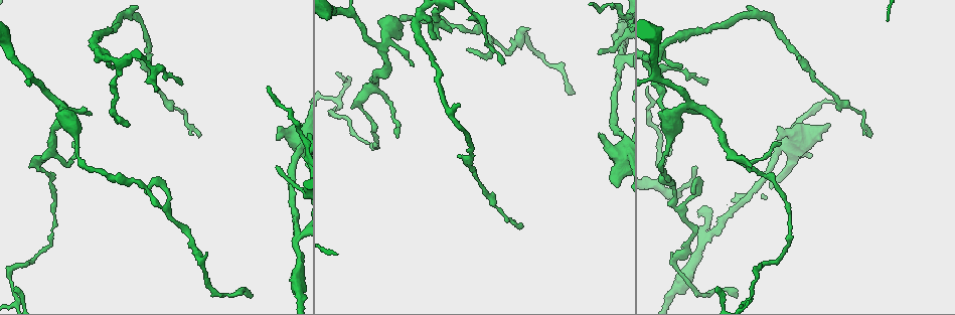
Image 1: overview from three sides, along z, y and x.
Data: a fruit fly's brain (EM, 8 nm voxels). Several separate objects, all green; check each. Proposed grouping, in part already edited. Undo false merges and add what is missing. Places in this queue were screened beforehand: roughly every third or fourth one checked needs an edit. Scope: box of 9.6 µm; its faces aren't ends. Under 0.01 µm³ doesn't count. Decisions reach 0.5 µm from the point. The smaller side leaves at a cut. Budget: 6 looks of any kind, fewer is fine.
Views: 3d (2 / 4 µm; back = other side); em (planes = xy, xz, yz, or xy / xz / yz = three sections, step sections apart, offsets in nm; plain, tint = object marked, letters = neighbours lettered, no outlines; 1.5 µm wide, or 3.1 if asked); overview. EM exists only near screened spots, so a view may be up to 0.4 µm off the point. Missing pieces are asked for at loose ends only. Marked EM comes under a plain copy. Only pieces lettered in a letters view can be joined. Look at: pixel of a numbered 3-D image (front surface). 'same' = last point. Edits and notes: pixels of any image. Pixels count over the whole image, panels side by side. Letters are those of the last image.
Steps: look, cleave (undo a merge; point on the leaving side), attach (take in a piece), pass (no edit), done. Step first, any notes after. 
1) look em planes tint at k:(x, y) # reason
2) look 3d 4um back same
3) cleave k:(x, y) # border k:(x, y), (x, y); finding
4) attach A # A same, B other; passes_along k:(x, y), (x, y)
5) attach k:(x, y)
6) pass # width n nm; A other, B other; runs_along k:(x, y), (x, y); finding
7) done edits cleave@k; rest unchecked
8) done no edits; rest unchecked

look em planes letters at 1:(145, 193) # thin end

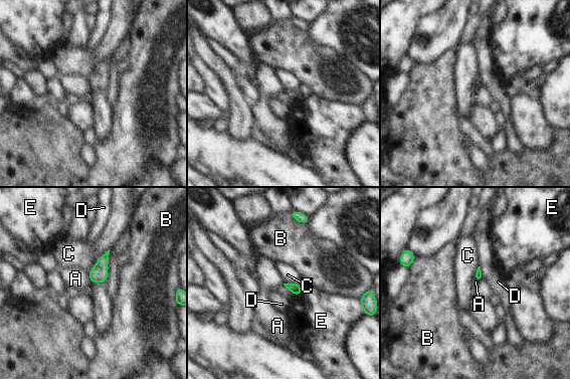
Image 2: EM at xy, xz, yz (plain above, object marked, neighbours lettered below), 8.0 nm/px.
pass # A other, B other, C other, D other, E other; border 2:(110, 249), (99, 257), (87, 272); none of them fits

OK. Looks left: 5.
look em xy step 8 tint at 1:(779, 145) # tapers out

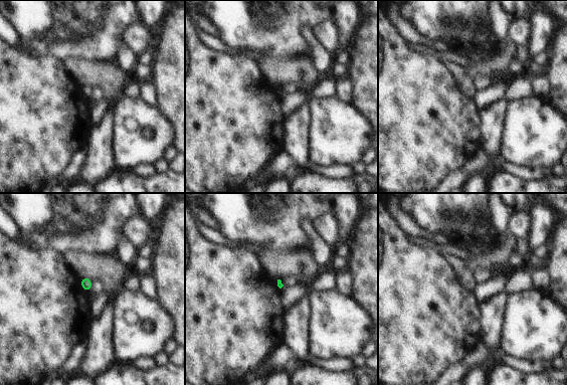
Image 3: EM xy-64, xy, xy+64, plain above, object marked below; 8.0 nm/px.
look em planes tint same # cut it another way

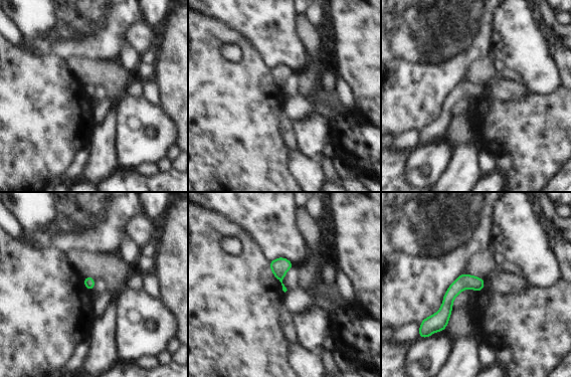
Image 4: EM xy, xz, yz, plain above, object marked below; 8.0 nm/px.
look em planes letters same # see the neighbours

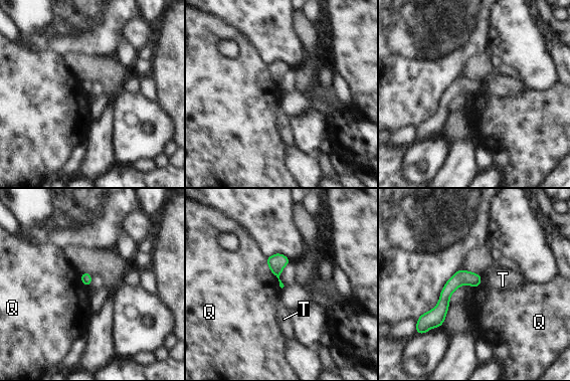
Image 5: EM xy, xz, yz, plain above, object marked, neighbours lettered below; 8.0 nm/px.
pass # Q other, T other; border 5:(265, 258), (281, 288); none of them fits

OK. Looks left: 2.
look em xy step 4 letters at 1:(89, 114) # an open end

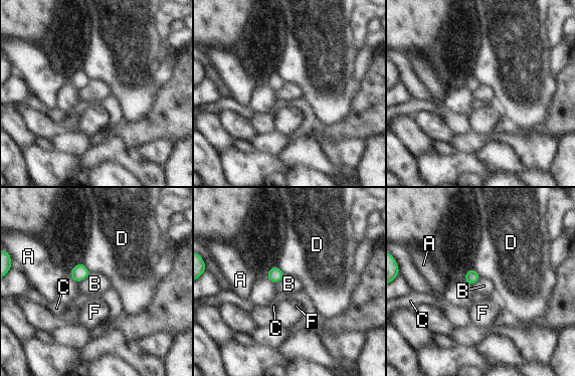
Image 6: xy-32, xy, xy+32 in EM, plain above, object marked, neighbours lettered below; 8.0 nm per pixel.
look em yz step 8 letters same # another direction

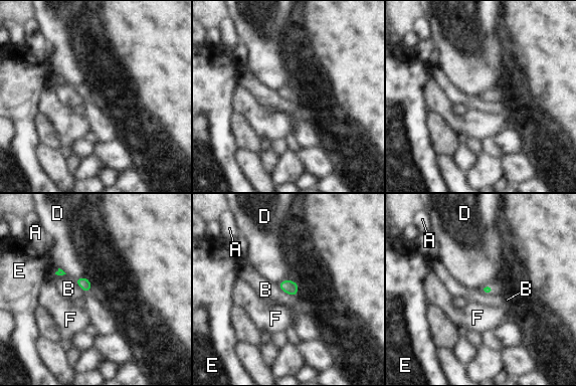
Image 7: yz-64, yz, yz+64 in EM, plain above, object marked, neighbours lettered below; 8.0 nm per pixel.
pass # A other, B other, D other, E other, F other; border 7:(277, 284), (288, 294), (297, 296); no lettered piece goes on from it

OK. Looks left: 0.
done no edits; rest unchecked

